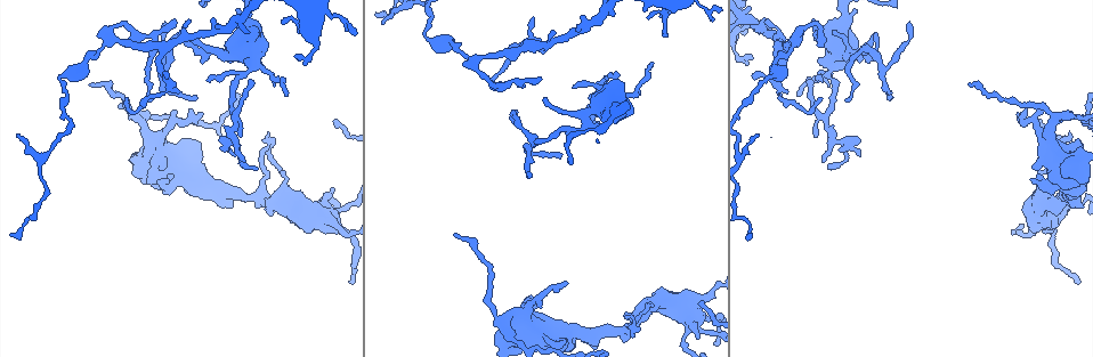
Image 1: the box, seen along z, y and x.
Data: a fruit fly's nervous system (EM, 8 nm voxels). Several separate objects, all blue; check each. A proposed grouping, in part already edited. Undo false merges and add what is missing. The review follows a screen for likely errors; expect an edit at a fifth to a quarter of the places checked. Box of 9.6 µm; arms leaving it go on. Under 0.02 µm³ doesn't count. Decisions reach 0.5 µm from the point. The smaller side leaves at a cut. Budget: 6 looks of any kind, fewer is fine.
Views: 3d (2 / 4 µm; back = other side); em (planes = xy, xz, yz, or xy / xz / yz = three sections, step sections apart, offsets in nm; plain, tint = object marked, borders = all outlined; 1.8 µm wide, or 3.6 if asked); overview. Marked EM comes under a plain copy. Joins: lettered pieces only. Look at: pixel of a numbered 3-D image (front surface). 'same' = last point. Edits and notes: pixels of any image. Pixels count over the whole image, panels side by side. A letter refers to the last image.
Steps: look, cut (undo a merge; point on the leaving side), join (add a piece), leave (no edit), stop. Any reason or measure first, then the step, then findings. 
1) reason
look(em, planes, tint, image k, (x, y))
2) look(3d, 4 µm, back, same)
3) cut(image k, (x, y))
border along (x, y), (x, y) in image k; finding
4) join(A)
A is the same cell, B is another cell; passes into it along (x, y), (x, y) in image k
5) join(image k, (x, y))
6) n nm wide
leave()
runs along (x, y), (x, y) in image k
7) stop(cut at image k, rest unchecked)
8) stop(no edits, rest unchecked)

look(em, yz, step 4, tint, image 1, (172, 51))

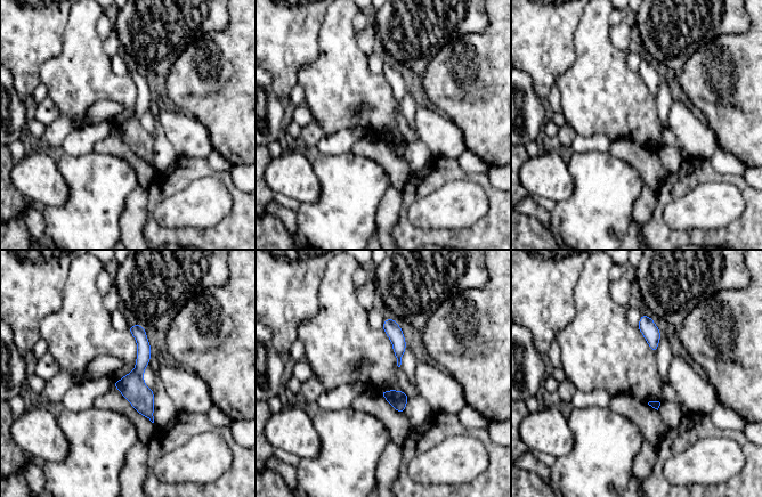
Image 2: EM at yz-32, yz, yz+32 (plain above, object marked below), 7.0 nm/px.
look(em, yz, step 4, borders, same)

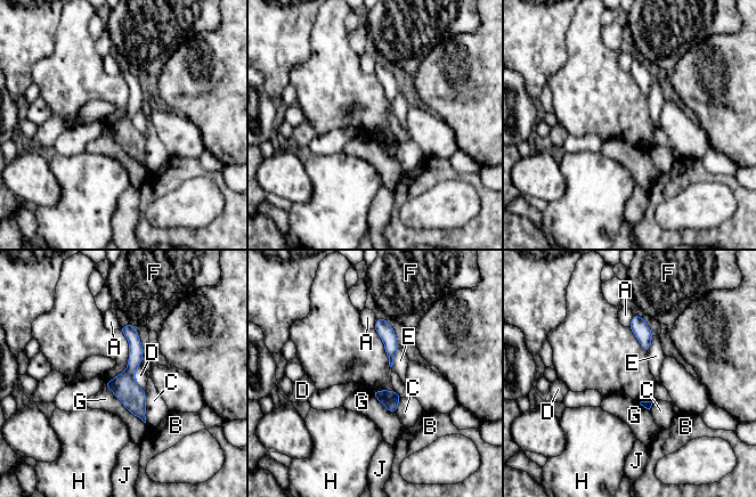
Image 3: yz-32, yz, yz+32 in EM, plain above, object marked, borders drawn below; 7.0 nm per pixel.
leave()
A, B, C, D, E, F, G, H and J are other cells; runs along (130, 327), (130, 394), (141, 415) in image 3; one neuron here

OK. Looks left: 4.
branch stops here
look(3d, 2 µm, back, image 1, (170, 179))

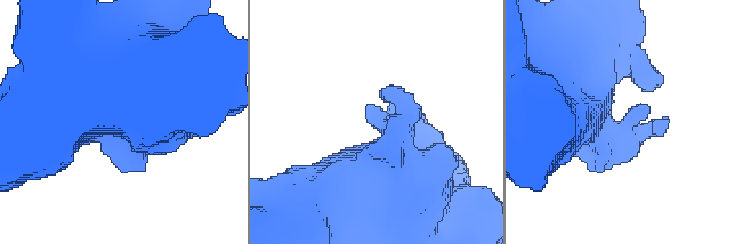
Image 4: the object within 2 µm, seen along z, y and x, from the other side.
look(em, planes, borders, image 4, (662, 121))

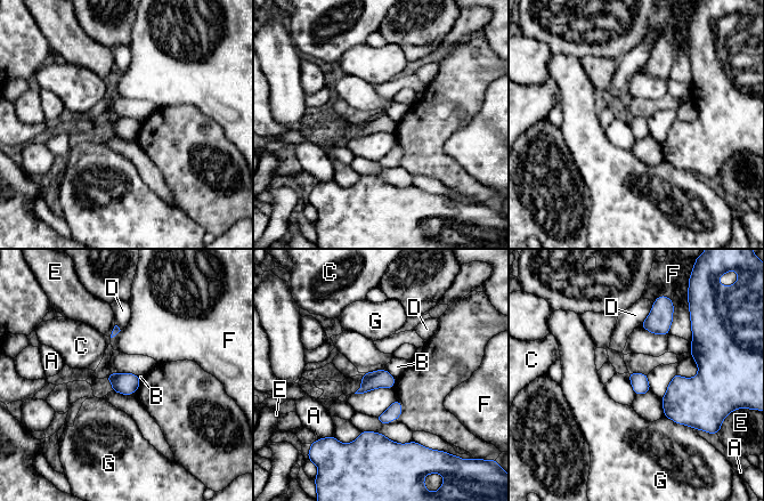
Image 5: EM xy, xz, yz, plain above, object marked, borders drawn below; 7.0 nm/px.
120 nm wide
leave()
A, B, C, D, E, F and G are other cells; border along (383, 369), (396, 378) in image 5; no lettered piece goes on from it

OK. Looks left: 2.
arms part here
look(3d, 4 µm, image 1, (618, 334))

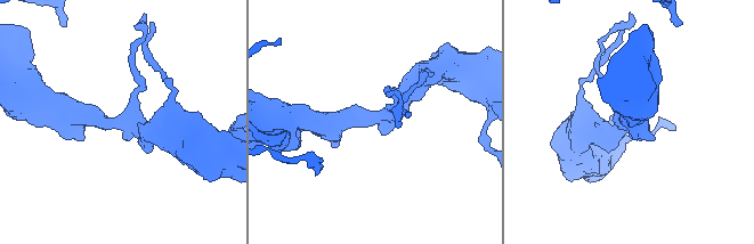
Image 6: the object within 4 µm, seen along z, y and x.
look(em, planes, borders, image 6, (122, 120))

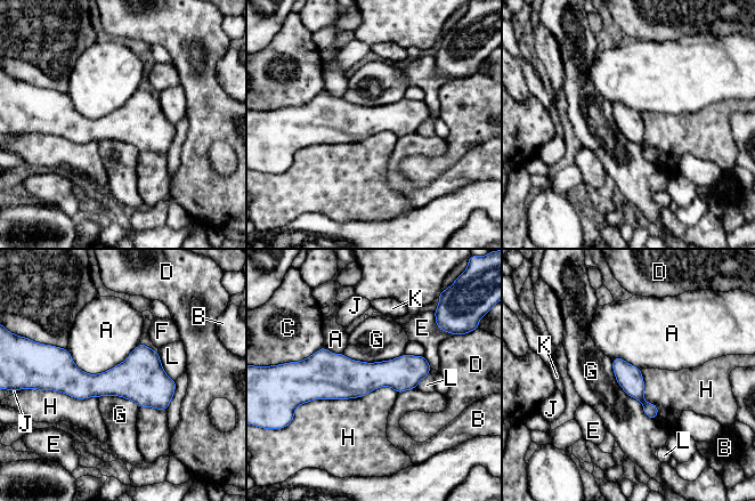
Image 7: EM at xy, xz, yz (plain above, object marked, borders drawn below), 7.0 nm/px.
leave()
A, B, C, D, E, F, G, H, J, K and L are other cells; runs along (427, 368), (404, 373), (306, 371) in image 7; one neuron here

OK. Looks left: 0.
stop(no edits, rest unchecked)

